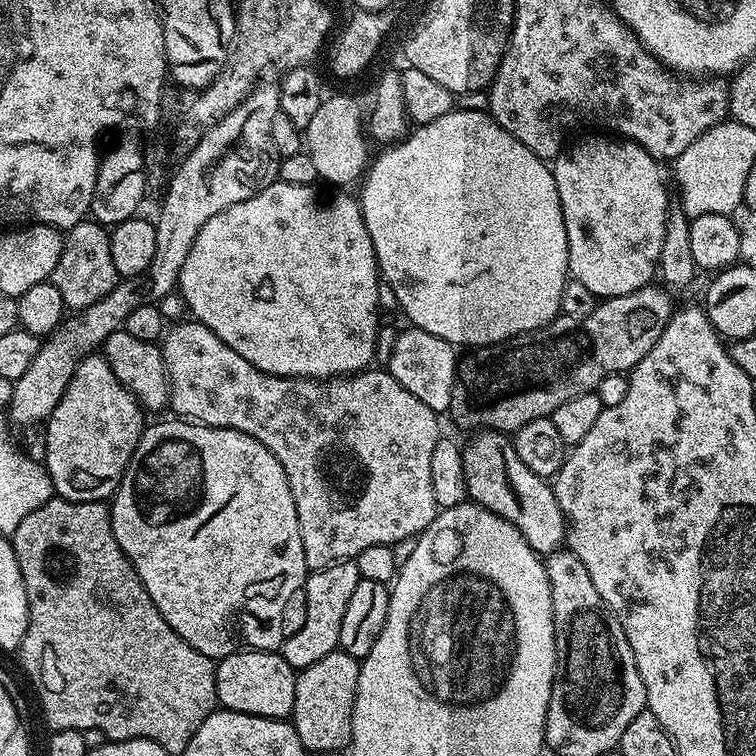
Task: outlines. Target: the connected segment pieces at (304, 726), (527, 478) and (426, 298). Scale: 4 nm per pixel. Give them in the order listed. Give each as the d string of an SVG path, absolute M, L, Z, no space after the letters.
M342 651L318 658L314 666L299 669L290 723L296 727L302 746L312 752L340 752L352 742L352 711L358 690L360 660Z
M480 430L473 436L462 448L468 500L510 522L541 557L561 551L566 544L566 521L553 485L519 460L513 441L505 433Z
M457 107L453 111L442 114L442 118L434 118L434 122L426 122L425 124L413 127L399 143L385 147L382 152L384 153L377 160L375 157L367 166L367 171L362 177L362 183L359 185L359 188L361 188L360 192L358 191L358 203L360 213L364 216L364 221L366 222L366 230L370 234L370 242L374 246L377 269L383 283L386 285L387 291L389 288L396 295L396 300L400 303L401 310L408 315L407 323L409 325L426 330L430 334L434 334L454 346L461 346L460 344L483 346L486 344L501 344L503 340L509 340L515 336L521 336L527 332L545 328L550 321L555 320L557 316L561 315L560 303L562 302L562 290L566 286L568 279L570 279L568 270L568 239L566 238L566 226L564 225L564 215L562 214L562 202L558 198L558 186L554 186L554 174L551 167L542 158L538 158L538 154L534 154L534 150L530 150L530 146L522 146L522 142L518 142L518 138L514 138L514 134L502 130L502 126L498 126L496 119L487 111L466 110L465 108Z

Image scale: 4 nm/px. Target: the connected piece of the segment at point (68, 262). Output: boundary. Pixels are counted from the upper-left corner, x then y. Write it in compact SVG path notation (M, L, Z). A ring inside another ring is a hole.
M85 218L67 229L62 258L58 258L58 266L54 266L50 277L50 283L62 290L65 309L79 310L94 306L98 298L106 298L106 294L114 290L117 279L114 257L110 255L109 229L91 218Z

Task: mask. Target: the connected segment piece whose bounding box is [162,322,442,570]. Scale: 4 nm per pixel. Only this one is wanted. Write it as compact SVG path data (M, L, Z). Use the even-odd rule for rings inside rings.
M176 322L165 331L162 337L164 365L168 368L168 391L170 393L170 408L177 417L193 421L197 424L209 424L211 428L233 428L242 434L250 434L262 442L282 462L282 470L286 470L286 478L290 482L290 490L294 494L294 506L298 510L298 526L302 534L302 550L306 554L309 569L329 568L339 560L355 560L366 546L379 544L394 545L402 539L417 537L425 532L438 511L434 502L434 486L430 486L430 458L434 446L441 440L438 413L430 410L426 402L418 402L406 386L402 386L392 377L391 371L372 372L365 370L350 376L338 376L324 380L307 380L303 376L275 376L258 370L238 350L230 350L218 334L211 332L204 324L195 322Z

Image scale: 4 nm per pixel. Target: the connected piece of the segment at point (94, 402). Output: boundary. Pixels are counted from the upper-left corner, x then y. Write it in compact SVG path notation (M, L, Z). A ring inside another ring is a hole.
M100 354L88 356L78 366L68 387L67 408L68 416L53 419L52 429L44 436L42 460L52 479L55 495L79 504L107 501L115 496L144 433L145 413L128 387L114 378L114 370L110 370Z

